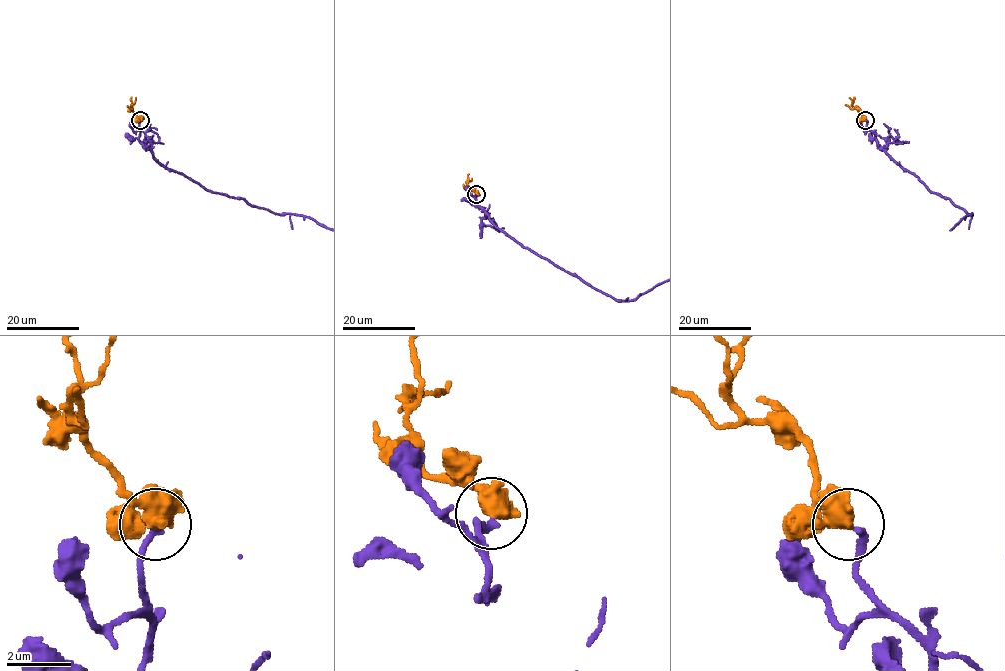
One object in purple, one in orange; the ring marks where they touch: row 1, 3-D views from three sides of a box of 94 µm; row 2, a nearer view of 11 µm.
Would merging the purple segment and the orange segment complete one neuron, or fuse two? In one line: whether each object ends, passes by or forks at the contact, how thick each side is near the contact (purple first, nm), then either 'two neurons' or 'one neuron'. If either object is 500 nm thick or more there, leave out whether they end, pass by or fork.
200 nm thick on the purple side, 500 nm on the other; one neuron

